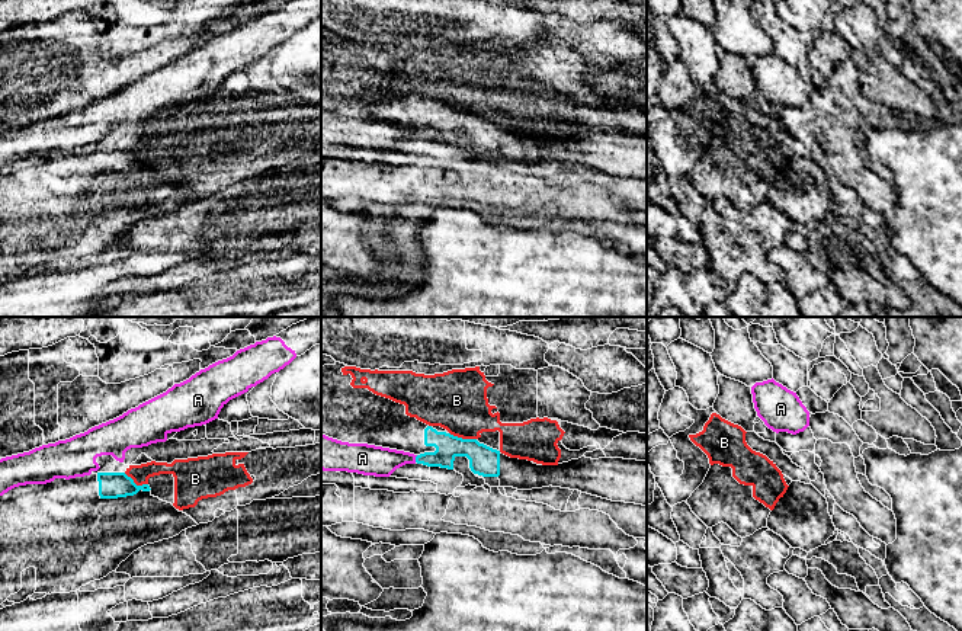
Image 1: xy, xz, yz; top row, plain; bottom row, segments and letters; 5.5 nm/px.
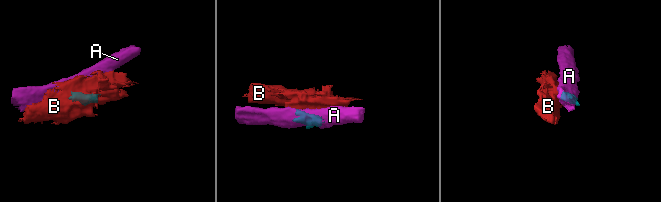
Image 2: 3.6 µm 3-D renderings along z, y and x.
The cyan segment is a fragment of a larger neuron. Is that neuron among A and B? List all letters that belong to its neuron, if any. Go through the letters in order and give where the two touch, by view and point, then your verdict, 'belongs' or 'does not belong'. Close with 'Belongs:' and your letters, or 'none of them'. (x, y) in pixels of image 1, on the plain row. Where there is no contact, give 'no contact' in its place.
A: xz (416, 133) | does not belong
B: xz (461, 112) | does not belong
Belongs: none of them

